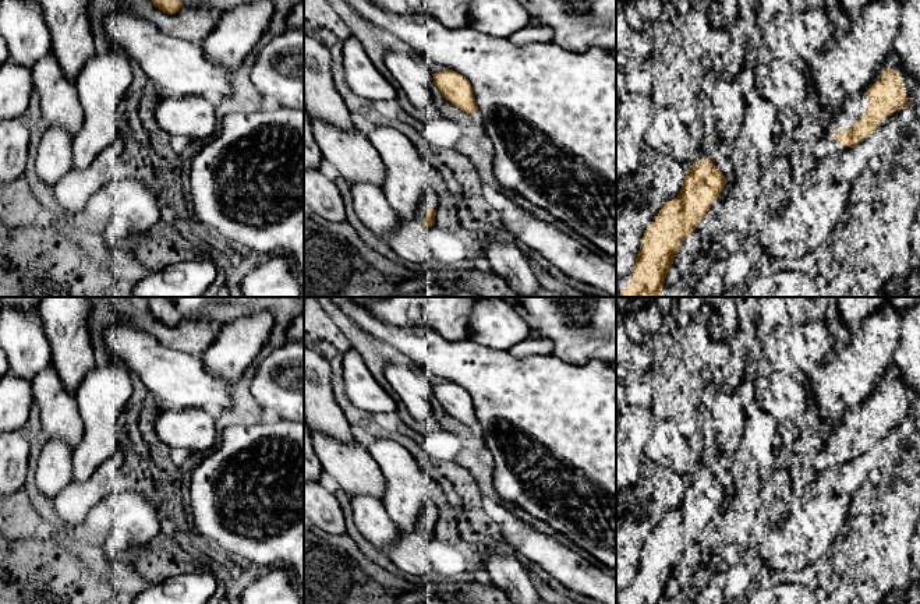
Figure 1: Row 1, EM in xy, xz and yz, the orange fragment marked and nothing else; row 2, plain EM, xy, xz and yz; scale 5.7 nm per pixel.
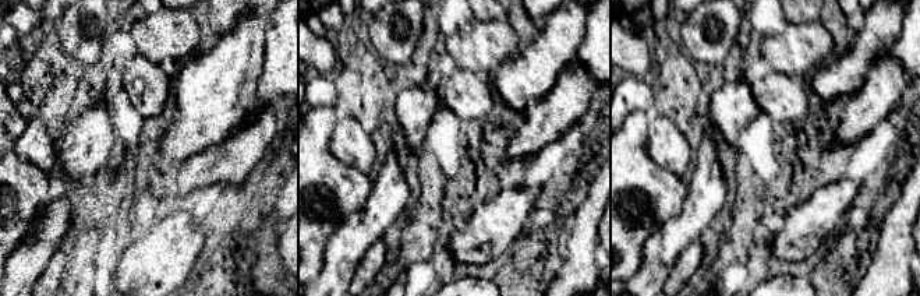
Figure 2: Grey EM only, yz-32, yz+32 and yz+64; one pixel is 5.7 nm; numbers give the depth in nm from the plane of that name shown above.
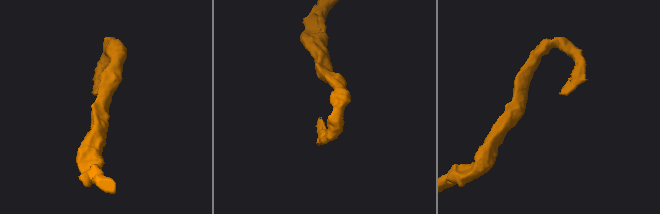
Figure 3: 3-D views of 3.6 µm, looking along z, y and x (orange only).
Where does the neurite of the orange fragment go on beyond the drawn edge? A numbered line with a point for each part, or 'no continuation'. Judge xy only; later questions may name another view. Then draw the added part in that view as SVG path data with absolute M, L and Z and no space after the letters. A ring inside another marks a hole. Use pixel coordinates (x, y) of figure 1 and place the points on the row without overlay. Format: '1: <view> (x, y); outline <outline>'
no continuation

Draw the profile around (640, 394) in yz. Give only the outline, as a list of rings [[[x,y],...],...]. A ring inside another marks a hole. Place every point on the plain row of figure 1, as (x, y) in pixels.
[[[640,379],[638,382],[633,382],[626,385],[629,400],[633,405],[648,409],[652,406],[652,389],[650,381]]]

